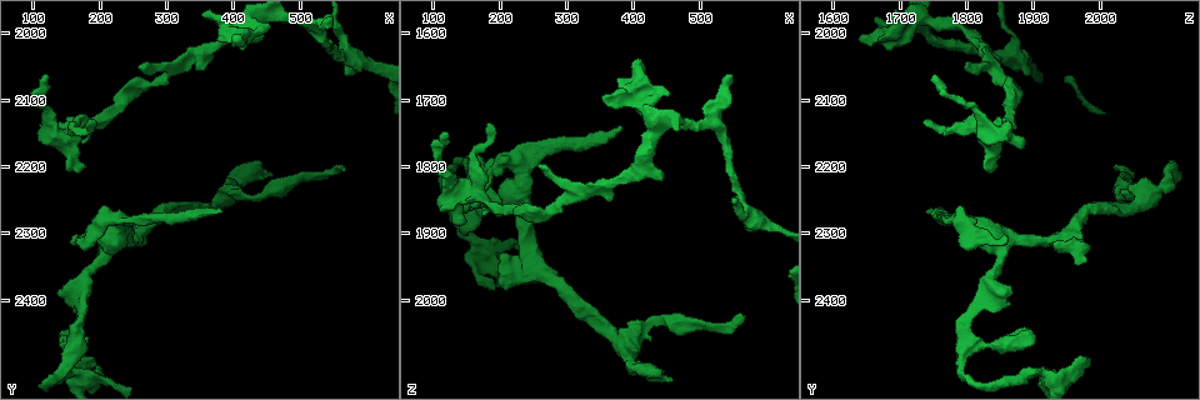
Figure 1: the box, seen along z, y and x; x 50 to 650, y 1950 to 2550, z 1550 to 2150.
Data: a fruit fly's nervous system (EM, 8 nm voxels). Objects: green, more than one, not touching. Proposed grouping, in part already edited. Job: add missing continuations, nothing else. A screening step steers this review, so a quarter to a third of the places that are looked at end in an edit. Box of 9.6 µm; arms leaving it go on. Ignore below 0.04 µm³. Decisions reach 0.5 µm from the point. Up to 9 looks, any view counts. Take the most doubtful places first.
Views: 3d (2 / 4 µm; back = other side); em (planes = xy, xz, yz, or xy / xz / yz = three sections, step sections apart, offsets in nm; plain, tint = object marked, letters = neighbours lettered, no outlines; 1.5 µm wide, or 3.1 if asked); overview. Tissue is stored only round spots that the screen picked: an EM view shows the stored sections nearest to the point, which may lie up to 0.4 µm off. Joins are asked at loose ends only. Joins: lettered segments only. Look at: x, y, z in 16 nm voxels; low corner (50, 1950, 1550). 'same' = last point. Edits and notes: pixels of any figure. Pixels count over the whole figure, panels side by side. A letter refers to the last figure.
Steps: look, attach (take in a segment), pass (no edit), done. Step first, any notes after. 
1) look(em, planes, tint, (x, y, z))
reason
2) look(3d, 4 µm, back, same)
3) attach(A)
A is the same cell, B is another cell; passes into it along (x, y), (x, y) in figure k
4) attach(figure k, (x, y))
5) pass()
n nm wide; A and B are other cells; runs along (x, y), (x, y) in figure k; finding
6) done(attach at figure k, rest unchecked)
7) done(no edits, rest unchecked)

look(3d, 4 µm, (565, 2210, 2025))
thin end

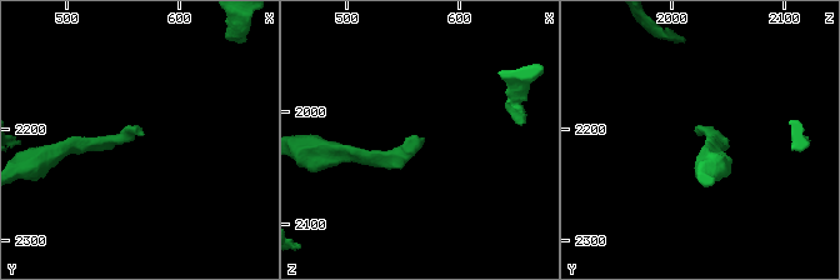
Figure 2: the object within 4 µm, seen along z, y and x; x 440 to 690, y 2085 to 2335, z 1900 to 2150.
look(em, xy, step 4, letters, (568, 2204, 2028))

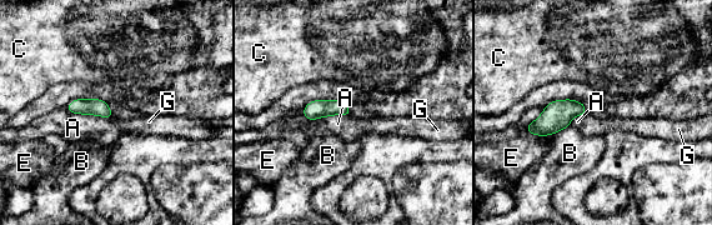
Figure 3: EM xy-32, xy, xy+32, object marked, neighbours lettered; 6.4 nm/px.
look(em, xz, step 4, letters, same)
another direction

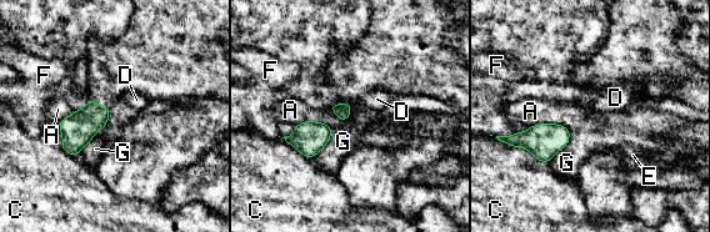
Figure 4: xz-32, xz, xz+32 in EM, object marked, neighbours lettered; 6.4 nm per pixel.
pass()
110 nm wide; A, C, D, E, F and G are other cells; border along (529, 126), (560, 124), (569, 130) in figure 4; no lettered segment goes on from it

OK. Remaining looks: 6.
look(em, xz, step 4, letters, (125, 2065, 1750))
free end

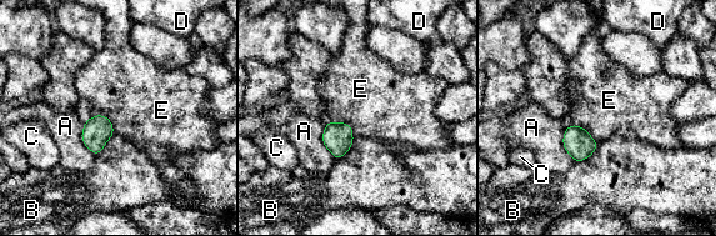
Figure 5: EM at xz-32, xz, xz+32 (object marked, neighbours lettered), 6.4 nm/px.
pass()
A touches over 260 nm; A, B, C, D and E are other cells; border along (329, 120), (346, 122), (354, 136) in figure 5; no lettered segment goes on from it

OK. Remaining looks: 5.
look(em, planes, plain, (170, 2205, 1835))
thick end

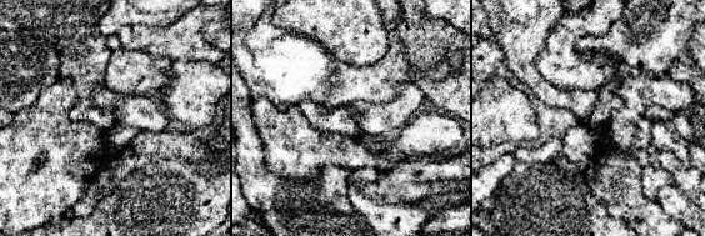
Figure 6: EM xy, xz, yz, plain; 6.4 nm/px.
look(em, planes, letters, same)

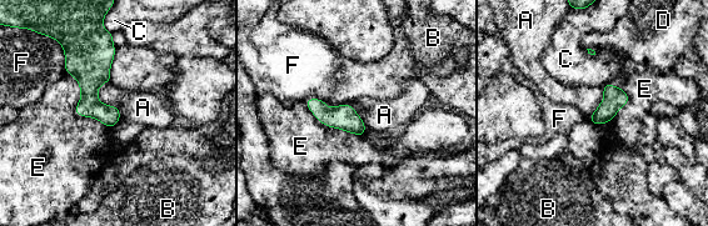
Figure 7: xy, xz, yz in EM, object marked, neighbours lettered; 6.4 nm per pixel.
pass()
A, B, C, D, E and F are other cells; border along (103, 81), (98, 99), (120, 119) in figure 7; no lettered segment goes on from it

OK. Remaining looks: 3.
look(3d, 2 µm, (460, 2215, 2120))
free end

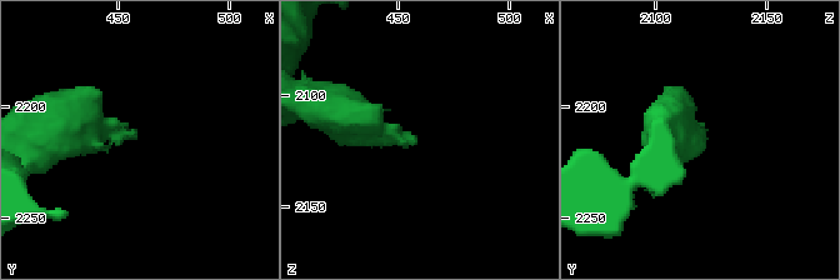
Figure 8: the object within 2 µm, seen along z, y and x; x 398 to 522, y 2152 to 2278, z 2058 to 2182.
look(em, 3.1 µm, planes, letters, (459, 2213, 2121))
shape alone is not enough

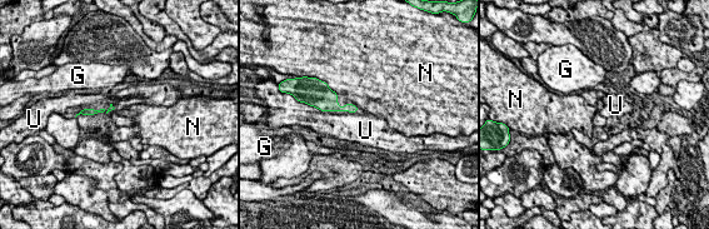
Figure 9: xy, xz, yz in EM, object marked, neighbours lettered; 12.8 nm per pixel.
pass()
G, N and U are other cells; no lettered segment goes on from it

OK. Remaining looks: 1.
done(no edits, rest unchecked)

